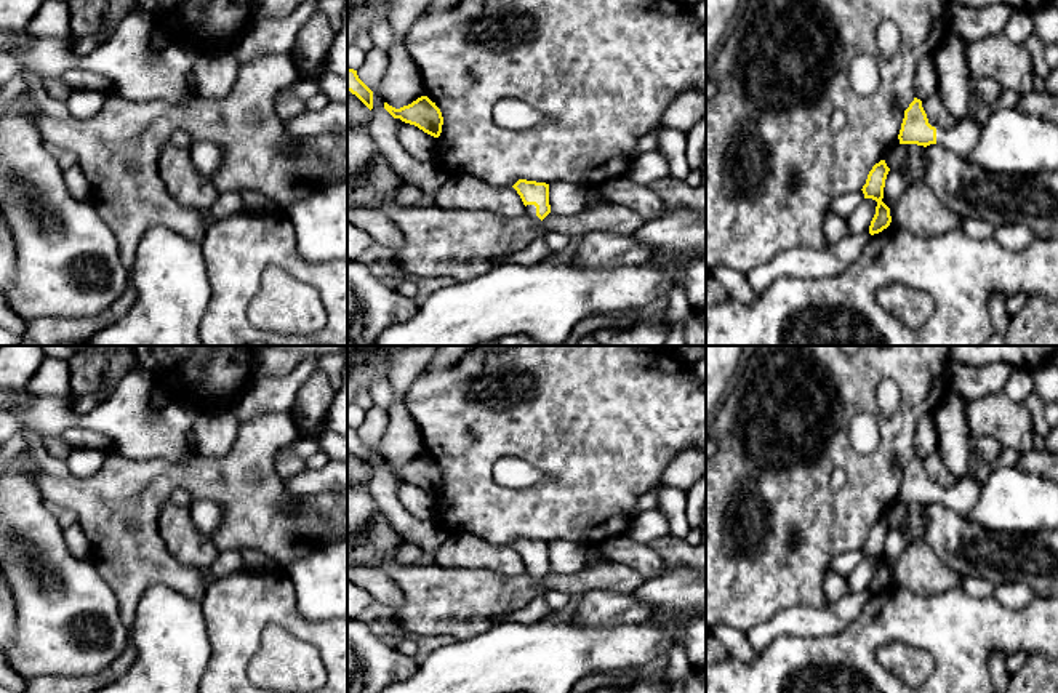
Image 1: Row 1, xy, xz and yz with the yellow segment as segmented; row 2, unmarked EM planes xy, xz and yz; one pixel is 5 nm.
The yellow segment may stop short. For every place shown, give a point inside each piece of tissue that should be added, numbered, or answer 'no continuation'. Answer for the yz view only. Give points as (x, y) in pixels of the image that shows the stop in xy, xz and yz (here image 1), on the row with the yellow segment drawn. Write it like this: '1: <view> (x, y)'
1: yz (961, 140)

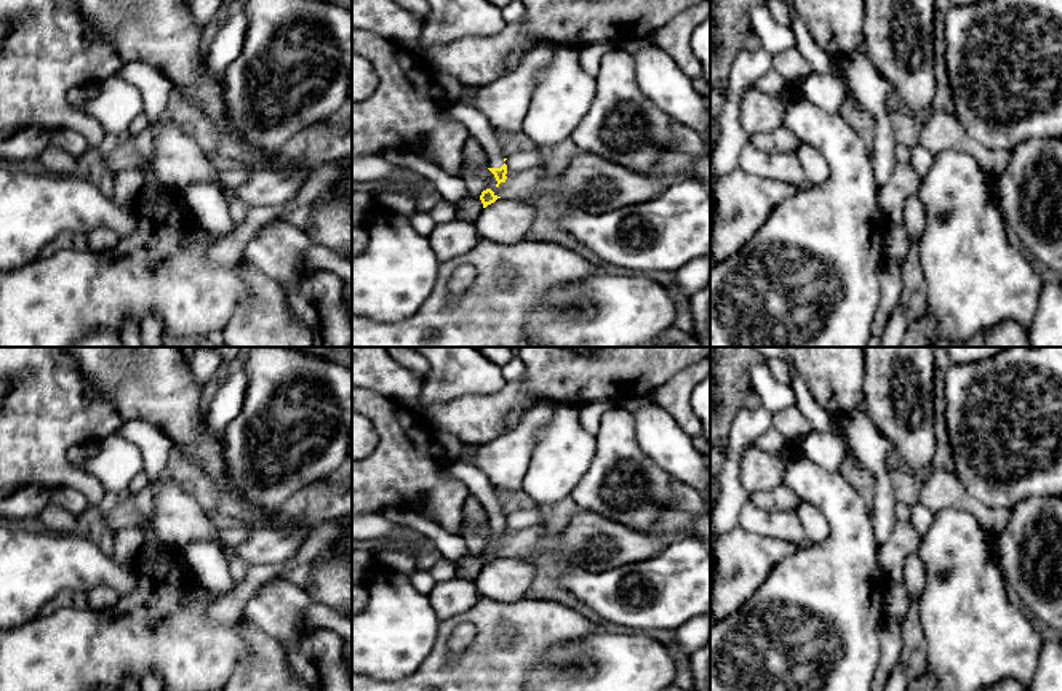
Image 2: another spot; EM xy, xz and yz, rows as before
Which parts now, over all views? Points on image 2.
1: xz (477, 125)

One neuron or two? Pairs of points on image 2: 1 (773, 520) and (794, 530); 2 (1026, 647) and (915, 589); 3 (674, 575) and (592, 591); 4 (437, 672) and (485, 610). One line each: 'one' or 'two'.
1: one
2: two
3: one
4: one

